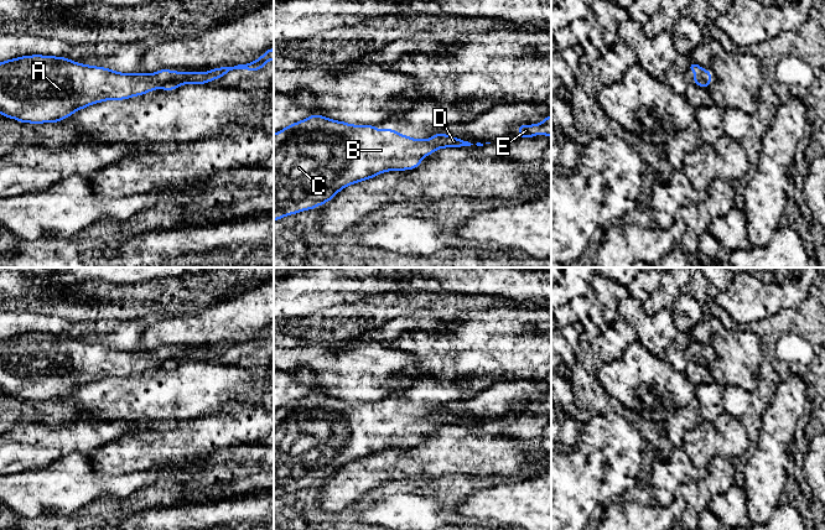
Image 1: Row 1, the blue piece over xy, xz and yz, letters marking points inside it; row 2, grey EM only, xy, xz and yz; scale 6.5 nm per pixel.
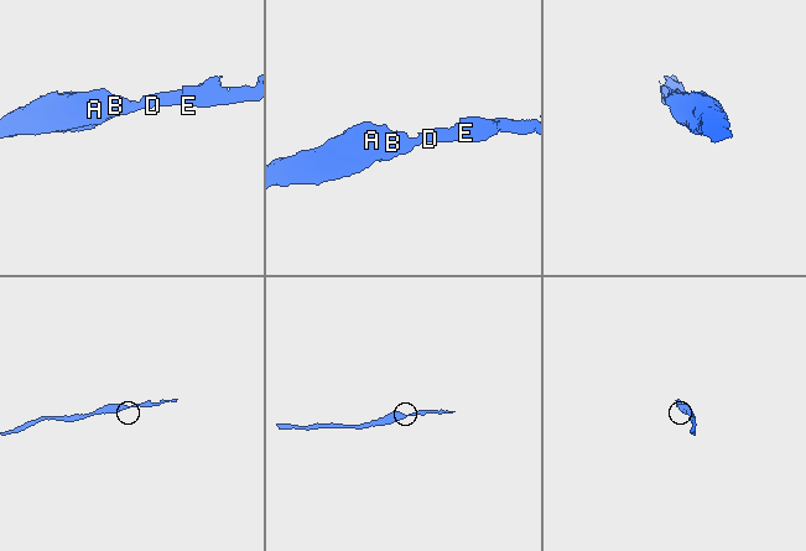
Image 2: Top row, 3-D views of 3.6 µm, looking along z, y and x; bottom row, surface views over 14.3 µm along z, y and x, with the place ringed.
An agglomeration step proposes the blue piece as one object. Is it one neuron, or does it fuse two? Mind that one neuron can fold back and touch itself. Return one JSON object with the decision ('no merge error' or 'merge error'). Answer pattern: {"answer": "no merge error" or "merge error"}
{"answer": "no merge error"}

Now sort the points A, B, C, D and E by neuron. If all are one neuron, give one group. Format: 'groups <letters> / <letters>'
groups A B C D E

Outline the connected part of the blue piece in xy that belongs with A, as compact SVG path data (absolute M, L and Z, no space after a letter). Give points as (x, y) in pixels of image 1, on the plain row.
M274 326L251 341L209 349L119 350L64 334L24 333L0 341L0 390L21 400L58 400L104 378L124 378L161 365L206 362L233 347L258 348L274 337Z

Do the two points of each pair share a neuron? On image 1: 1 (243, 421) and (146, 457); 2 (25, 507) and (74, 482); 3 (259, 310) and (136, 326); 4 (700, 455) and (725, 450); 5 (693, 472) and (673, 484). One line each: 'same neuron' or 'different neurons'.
1: same neuron
2: same neuron
3: different neurons
4: same neuron
5: same neuron

